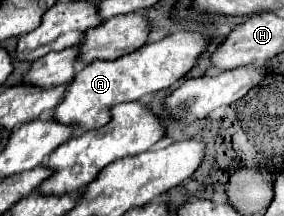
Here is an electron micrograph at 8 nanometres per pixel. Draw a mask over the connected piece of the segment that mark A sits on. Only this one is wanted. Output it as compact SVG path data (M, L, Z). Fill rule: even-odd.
M181 31L167 35L161 41L147 43L141 49L113 61L97 59L95 63L83 67L67 85L65 97L53 109L53 119L73 129L81 129L81 133L97 129L109 121L109 107L117 103L137 101L143 95L171 87L195 65L199 53L205 51L205 45L207 45L207 37L199 33Z

